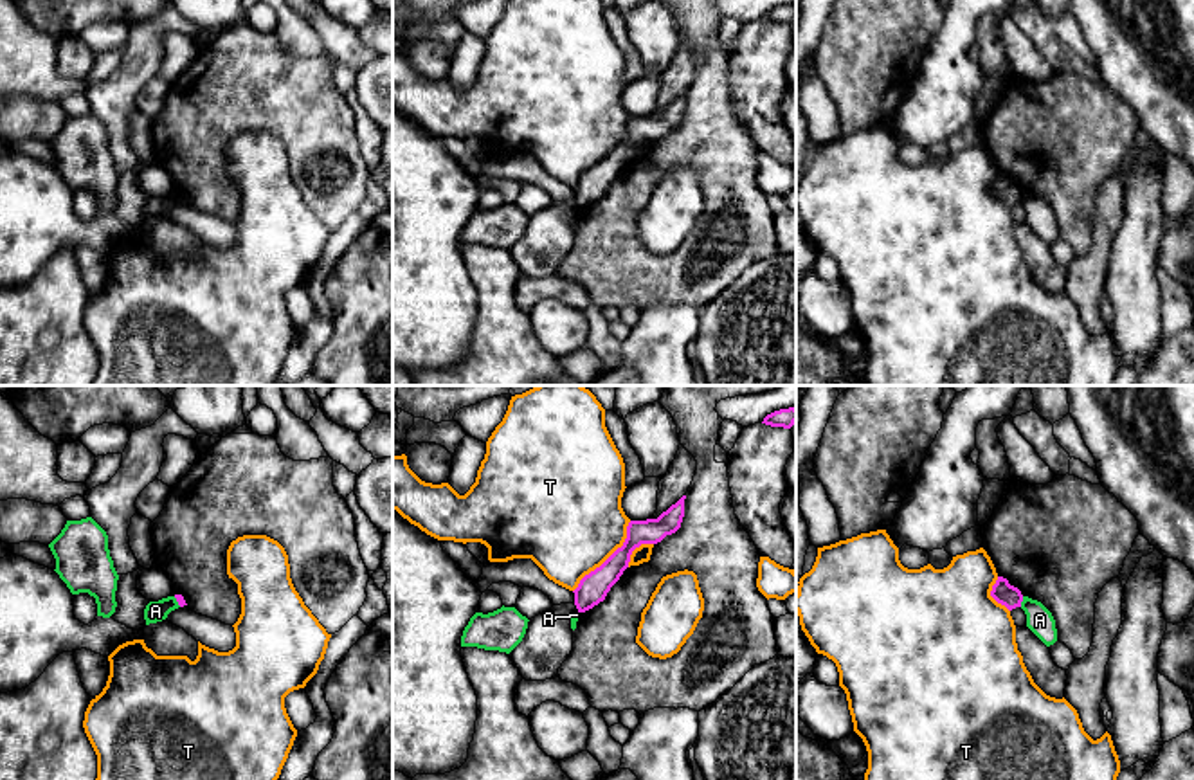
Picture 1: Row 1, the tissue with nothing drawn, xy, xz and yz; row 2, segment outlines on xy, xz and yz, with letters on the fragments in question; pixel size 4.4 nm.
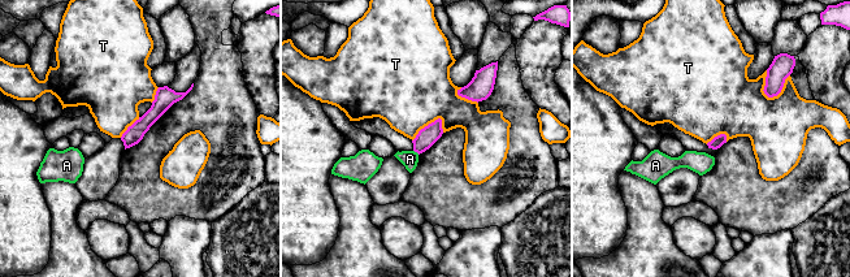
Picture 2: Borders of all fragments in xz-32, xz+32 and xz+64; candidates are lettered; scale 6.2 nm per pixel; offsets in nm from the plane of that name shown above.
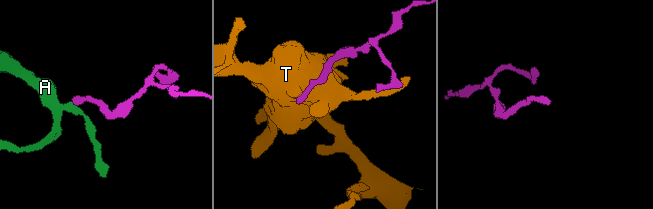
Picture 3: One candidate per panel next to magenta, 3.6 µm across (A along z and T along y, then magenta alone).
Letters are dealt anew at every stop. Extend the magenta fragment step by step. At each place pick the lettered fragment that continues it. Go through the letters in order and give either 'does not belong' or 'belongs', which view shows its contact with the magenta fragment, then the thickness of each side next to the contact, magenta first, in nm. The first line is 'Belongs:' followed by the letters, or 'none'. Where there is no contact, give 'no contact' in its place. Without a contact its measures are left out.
Belongs: none
A: does not belong | yz | 100/120 nm
T: does not belong | xz | 140/480 nm

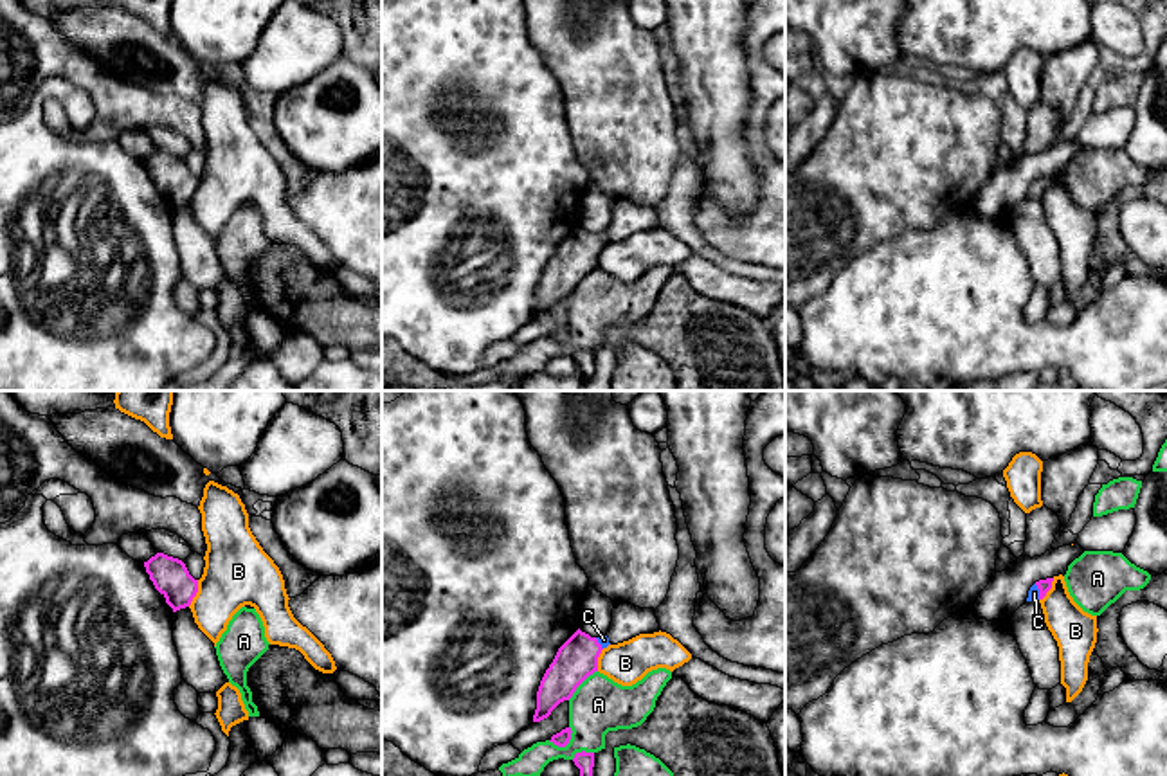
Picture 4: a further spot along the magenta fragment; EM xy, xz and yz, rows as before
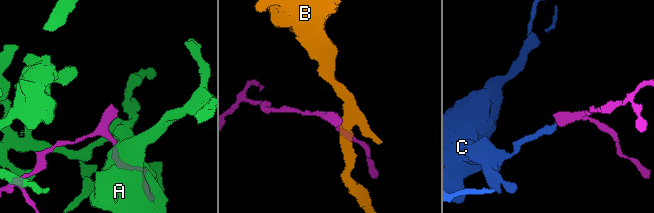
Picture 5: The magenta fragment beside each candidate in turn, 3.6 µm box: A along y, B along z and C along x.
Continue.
Belongs: C
A: does not belong | xz | 70/240 nm
B: does not belong | xy | 160/300 nm
C: belongs | yz | 60/50 nm

